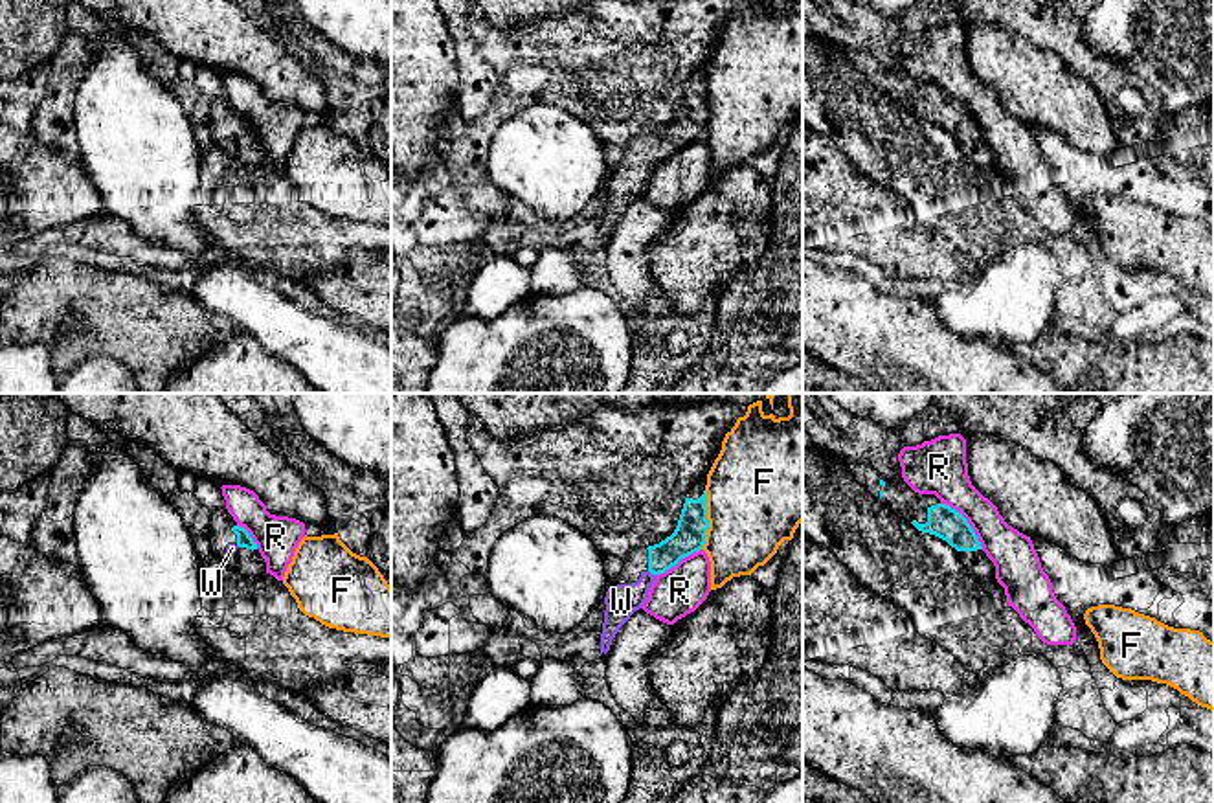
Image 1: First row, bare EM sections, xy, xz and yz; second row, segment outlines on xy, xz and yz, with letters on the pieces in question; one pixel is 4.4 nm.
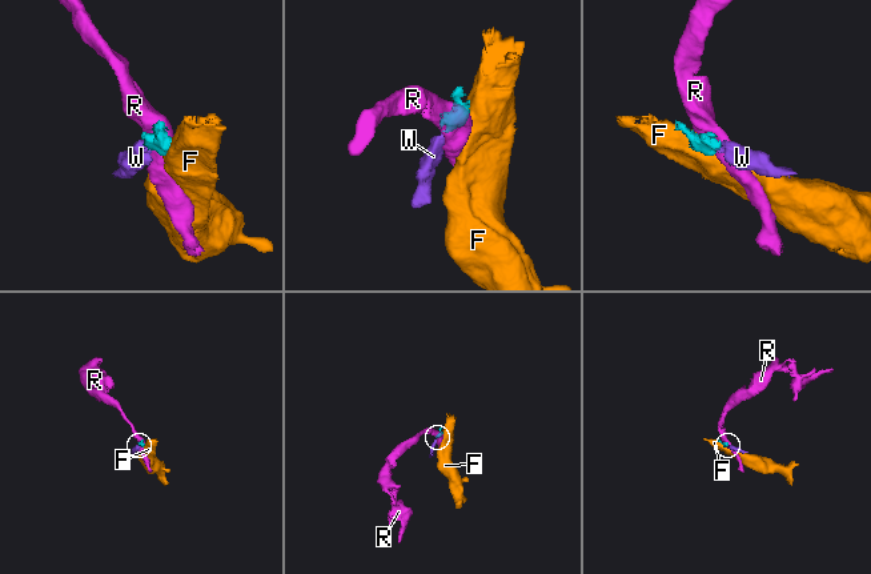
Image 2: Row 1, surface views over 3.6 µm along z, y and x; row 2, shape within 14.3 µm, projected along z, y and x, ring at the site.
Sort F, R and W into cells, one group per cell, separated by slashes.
F / R / W

